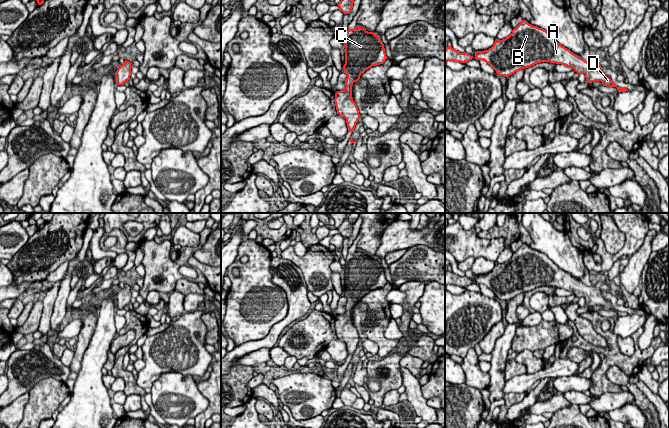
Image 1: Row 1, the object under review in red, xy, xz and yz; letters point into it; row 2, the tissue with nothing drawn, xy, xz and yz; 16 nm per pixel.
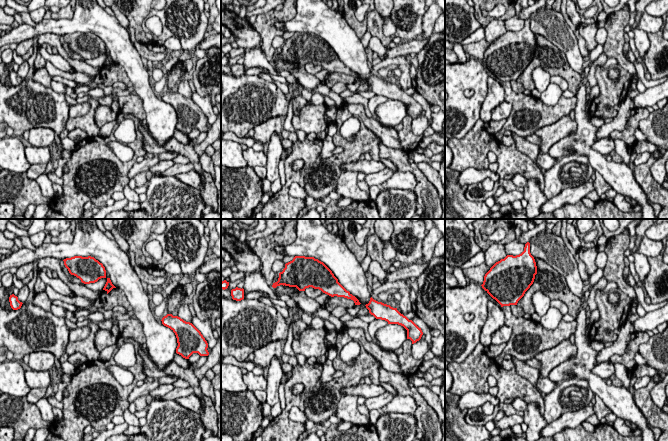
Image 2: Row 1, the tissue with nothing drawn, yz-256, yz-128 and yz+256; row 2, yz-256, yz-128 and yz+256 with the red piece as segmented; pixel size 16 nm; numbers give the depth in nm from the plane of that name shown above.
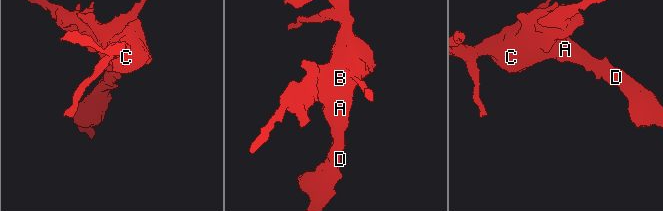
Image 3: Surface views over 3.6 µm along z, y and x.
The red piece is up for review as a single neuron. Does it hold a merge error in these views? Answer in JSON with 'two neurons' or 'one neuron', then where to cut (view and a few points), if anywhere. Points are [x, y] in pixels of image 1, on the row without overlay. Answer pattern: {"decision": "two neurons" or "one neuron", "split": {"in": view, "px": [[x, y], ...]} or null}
{"decision": "one neuron", "split": null}

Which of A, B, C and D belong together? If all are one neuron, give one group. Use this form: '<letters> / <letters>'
A B C D

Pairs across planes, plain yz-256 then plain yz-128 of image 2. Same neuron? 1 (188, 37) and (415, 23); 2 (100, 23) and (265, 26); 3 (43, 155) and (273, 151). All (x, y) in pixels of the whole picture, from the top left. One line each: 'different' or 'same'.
1: same
2: different
3: different

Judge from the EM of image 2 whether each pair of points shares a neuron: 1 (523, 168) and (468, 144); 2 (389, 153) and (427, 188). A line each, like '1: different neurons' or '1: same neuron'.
1: same neuron
2: same neuron

